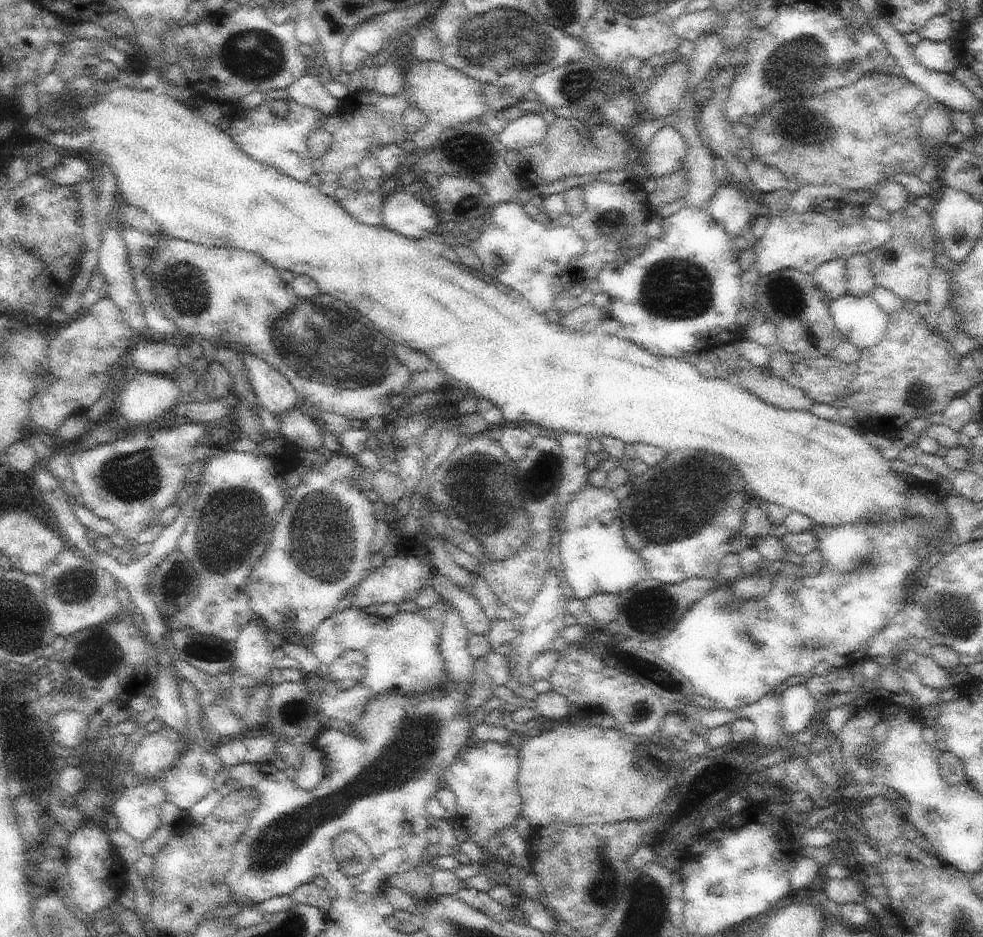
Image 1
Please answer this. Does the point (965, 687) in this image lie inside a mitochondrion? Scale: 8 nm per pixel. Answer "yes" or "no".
no

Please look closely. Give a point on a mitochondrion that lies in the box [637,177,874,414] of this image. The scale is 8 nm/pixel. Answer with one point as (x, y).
(787, 298)

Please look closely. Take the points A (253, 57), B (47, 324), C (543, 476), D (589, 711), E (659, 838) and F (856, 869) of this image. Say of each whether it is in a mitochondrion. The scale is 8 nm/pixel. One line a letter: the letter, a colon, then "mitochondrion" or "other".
A: mitochondrion
B: other
C: mitochondrion
D: other
E: other
F: other

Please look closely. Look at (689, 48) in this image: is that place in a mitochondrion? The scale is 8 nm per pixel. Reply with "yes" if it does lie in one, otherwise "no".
no

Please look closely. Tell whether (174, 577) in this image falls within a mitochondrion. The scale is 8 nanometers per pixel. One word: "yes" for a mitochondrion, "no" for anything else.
yes

